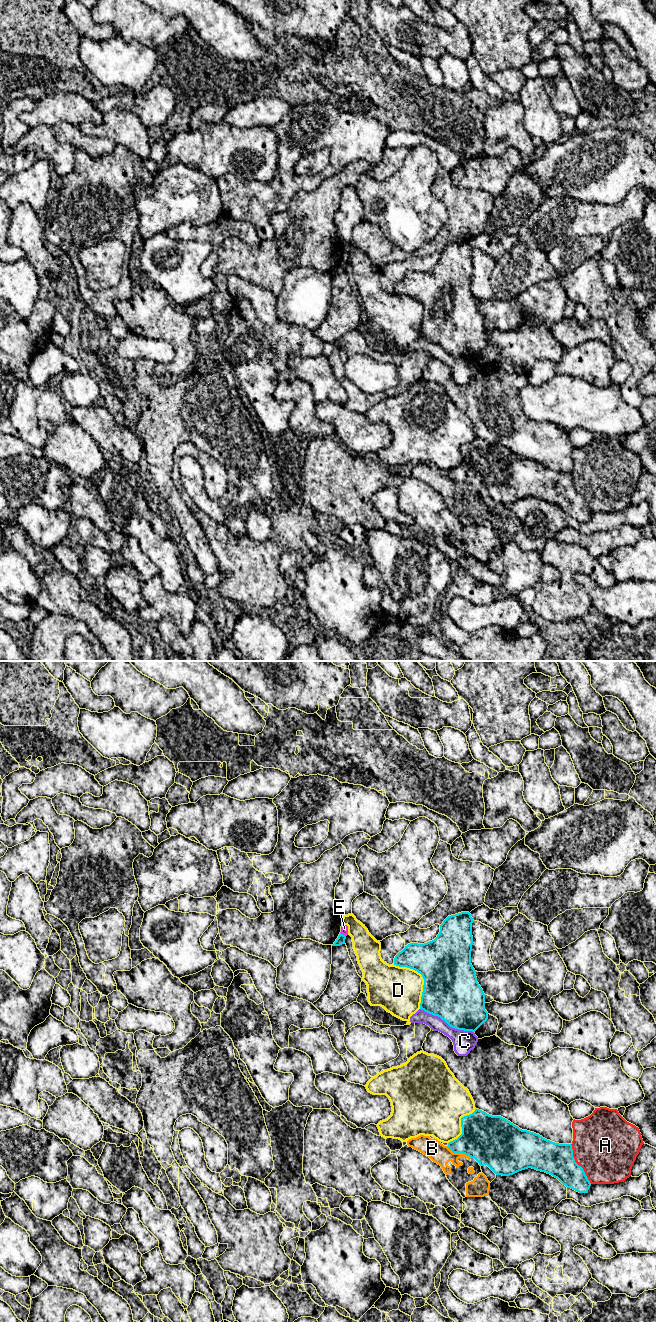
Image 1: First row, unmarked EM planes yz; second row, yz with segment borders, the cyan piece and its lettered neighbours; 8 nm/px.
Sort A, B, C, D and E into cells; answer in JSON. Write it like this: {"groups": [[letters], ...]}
{"groups": [["A"], ["B"], ["C"], ["D"], ["E"]]}

